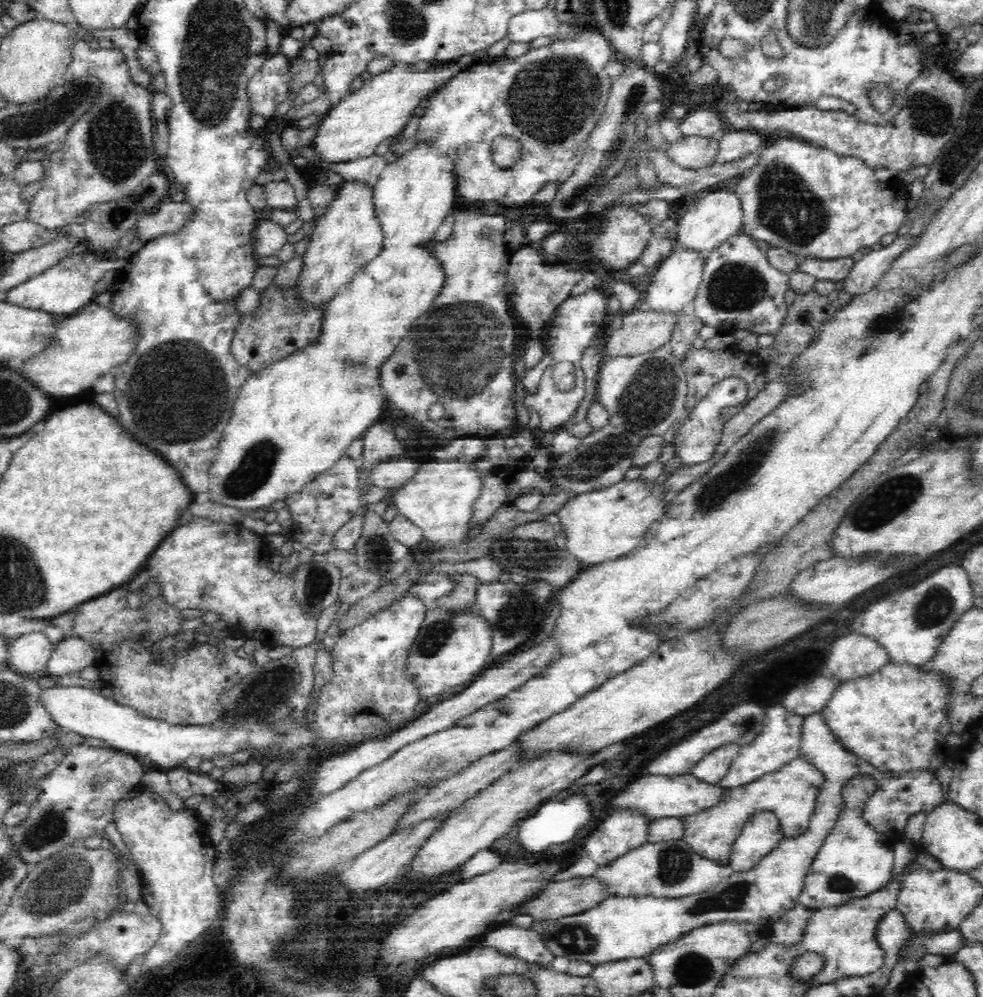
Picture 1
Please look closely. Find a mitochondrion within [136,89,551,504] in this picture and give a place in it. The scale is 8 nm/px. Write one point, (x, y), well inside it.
(460, 353)

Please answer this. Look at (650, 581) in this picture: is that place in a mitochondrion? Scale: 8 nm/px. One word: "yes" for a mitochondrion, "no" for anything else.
no

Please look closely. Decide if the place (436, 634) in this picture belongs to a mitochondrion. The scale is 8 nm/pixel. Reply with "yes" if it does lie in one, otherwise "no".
yes

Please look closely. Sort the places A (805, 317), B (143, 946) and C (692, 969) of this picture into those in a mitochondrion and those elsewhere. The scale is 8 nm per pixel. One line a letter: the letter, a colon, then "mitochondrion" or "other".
A: mitochondrion
B: other
C: mitochondrion

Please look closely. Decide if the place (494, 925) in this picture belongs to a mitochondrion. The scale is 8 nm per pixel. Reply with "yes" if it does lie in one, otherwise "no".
no

